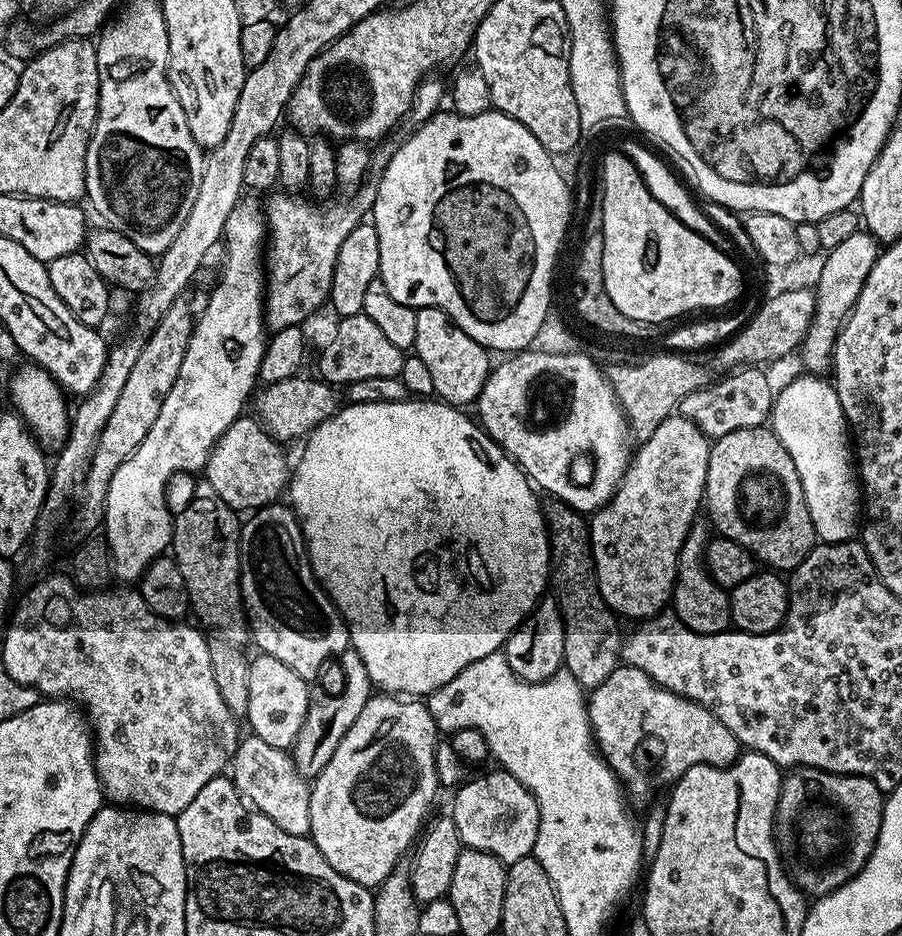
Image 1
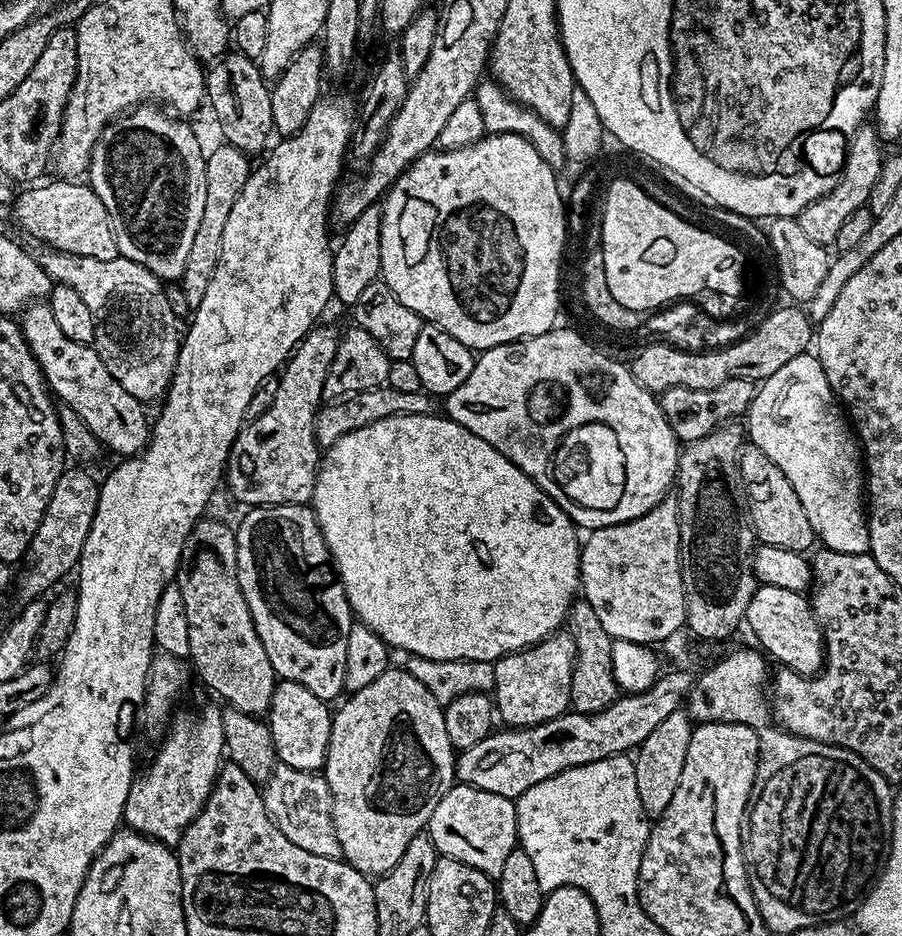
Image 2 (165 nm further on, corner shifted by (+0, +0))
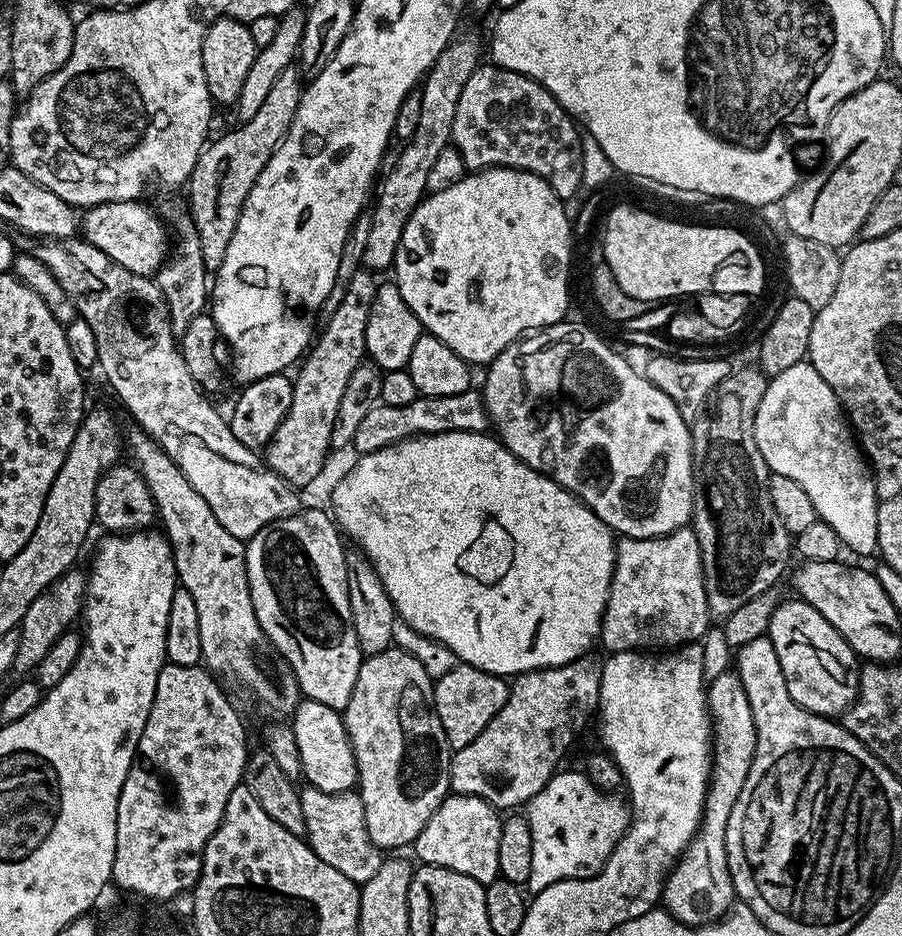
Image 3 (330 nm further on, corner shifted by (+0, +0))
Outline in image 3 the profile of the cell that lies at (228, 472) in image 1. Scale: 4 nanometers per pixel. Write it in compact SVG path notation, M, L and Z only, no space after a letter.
M359 270L353 280L345 288L345 294L338 308L326 316L324 329L319 329L306 355L299 361L294 372L292 385L294 386L294 402L290 402L290 410L286 418L282 418L282 426L274 434L266 449L266 463L274 469L288 484L312 484L320 476L324 468L324 459L332 445L332 431L334 418L338 418L338 405L342 402L342 394L346 391L346 382L350 382L350 374L366 358L366 318L370 316L370 302L374 300L378 280L371 271Z

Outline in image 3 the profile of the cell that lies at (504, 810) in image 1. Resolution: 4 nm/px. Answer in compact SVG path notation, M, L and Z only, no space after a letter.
M449 794L444 797L430 822L426 822L422 834L418 834L414 845L417 861L458 870L458 874L466 874L466 878L474 878L486 886L500 876L498 838L501 823L501 813L482 798Z

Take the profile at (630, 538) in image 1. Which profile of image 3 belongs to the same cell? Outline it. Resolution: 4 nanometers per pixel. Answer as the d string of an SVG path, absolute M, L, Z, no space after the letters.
M691 527L679 528L649 540L635 540L629 536L617 539L616 565L610 582L604 621L600 623L599 643L605 644L609 653L675 650L682 644L695 644L703 640L709 625L702 554L698 550L698 538L692 533Z

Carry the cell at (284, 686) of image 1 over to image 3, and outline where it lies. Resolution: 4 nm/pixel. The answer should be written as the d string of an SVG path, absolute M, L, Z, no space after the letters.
M304 698L292 713L290 723L294 742L298 742L298 754L302 758L303 779L311 787L330 794L353 791L358 784L356 759L343 715L330 706L322 706L322 702Z

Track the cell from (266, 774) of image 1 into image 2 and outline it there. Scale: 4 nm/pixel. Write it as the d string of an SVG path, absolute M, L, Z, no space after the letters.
M277 763L270 778L262 785L262 795L270 818L278 830L282 830L282 834L294 842L294 846L302 846L302 850L310 850L310 854L318 854L322 858L340 856L340 843L332 817L332 795L323 775L294 770Z

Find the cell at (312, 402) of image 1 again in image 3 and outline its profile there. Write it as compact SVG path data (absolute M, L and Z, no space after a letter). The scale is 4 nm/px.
M469 390L462 394L446 394L445 396L417 395L410 406L386 406L375 404L362 418L358 430L354 430L351 451L365 456L374 450L382 450L399 440L409 440L412 436L429 436L443 432L488 432L490 421L484 405L484 397L479 391Z

